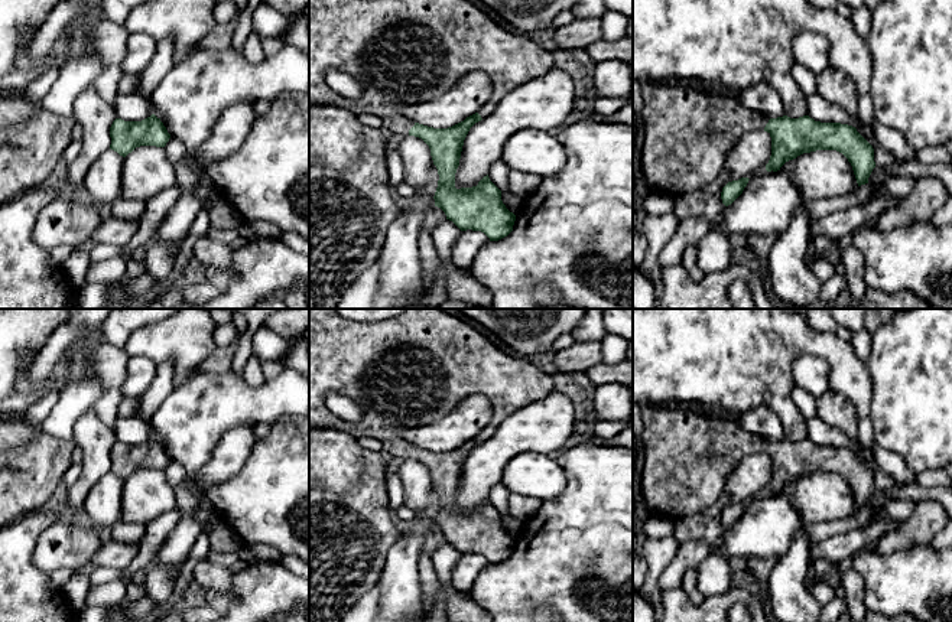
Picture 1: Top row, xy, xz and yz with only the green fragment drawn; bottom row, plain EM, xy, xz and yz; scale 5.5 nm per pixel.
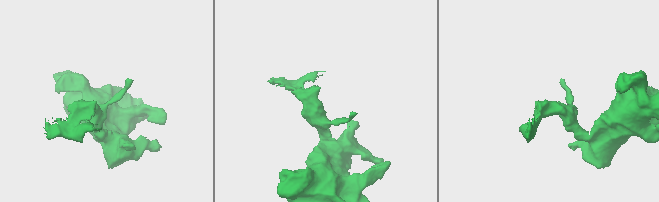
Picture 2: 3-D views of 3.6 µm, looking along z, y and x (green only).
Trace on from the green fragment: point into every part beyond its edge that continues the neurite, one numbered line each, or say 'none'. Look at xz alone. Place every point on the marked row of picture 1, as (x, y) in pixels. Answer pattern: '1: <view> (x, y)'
1: xz (403, 52)

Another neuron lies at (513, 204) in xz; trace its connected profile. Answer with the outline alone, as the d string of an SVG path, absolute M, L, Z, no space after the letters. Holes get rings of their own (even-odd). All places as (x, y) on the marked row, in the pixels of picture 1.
M501 192L501 201L506 205L506 208L513 212L514 215L519 214L523 198L513 195L511 192Z

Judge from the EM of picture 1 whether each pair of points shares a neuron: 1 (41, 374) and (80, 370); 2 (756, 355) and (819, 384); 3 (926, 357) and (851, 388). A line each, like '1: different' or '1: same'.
1: different
2: different
3: different

